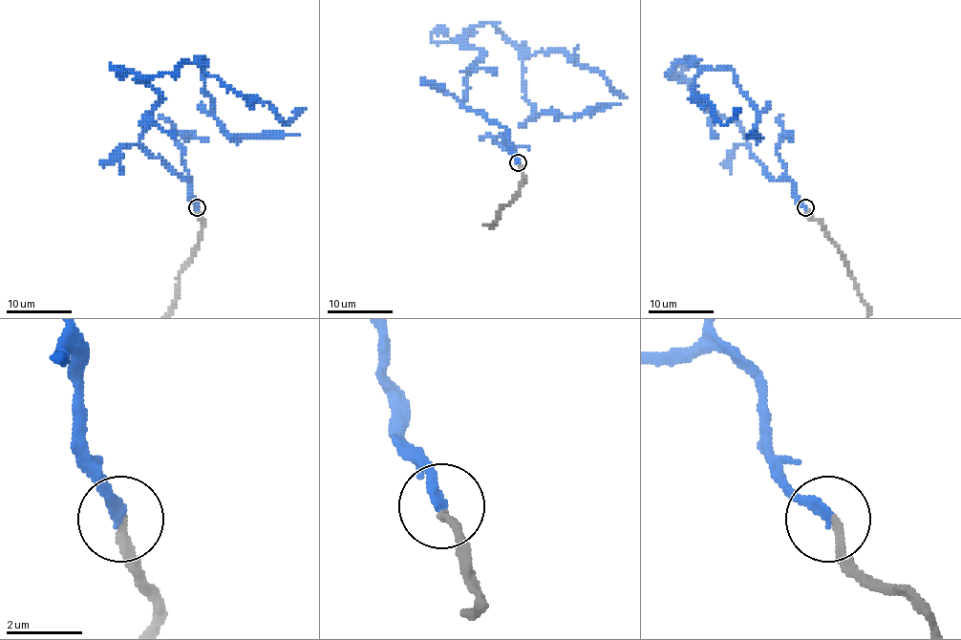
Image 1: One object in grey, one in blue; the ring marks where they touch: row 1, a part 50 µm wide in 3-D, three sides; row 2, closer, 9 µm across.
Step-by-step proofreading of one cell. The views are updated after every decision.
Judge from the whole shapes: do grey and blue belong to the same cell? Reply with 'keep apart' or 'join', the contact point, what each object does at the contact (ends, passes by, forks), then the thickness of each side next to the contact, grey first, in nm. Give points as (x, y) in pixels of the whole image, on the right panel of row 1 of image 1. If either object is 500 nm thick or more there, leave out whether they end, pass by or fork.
join | (805, 207) | grey ends | blue ends | 200/280 nm

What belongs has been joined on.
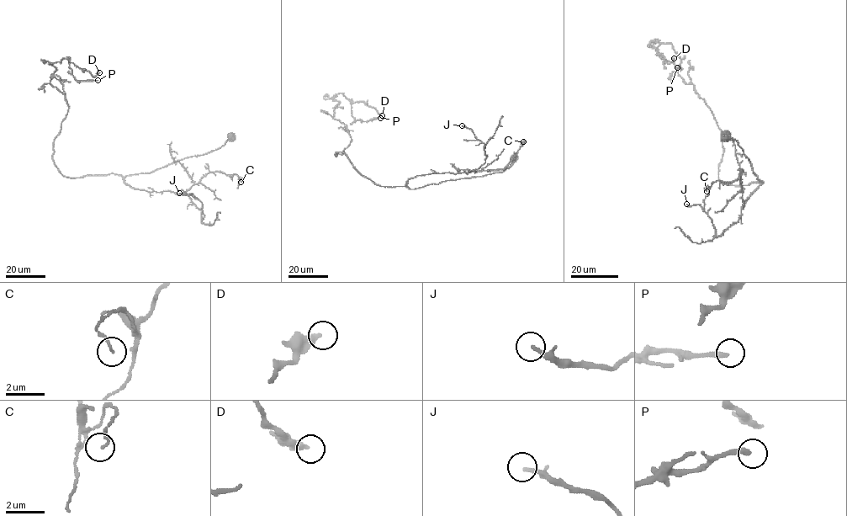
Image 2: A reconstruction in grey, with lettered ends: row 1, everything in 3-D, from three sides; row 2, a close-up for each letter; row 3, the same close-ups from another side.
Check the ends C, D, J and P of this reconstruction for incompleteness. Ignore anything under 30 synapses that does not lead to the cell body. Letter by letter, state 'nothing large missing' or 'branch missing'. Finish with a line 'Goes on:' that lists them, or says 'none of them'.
C: nothing large missing
D: nothing large missing
J: nothing large missing
P: branch missing
Goes on: P

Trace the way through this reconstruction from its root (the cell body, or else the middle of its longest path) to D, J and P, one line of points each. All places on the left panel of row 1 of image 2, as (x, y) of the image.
D: (230, 136), (146, 173), (64, 176), (53, 146), (69, 105), (50, 82), (51, 64), (66, 58), (99, 72)
J: (230, 136), (210, 151), (124, 179), (150, 192), (186, 194), (202, 220), (202, 203), (179, 193)
P: (230, 136), (146, 173), (64, 176), (53, 146), (69, 105), (51, 64), (66, 58), (76, 81), (97, 80)

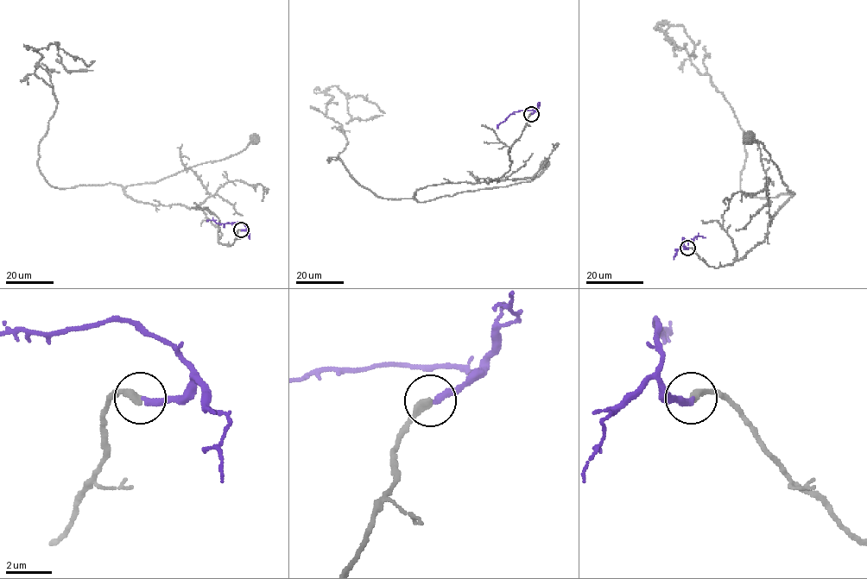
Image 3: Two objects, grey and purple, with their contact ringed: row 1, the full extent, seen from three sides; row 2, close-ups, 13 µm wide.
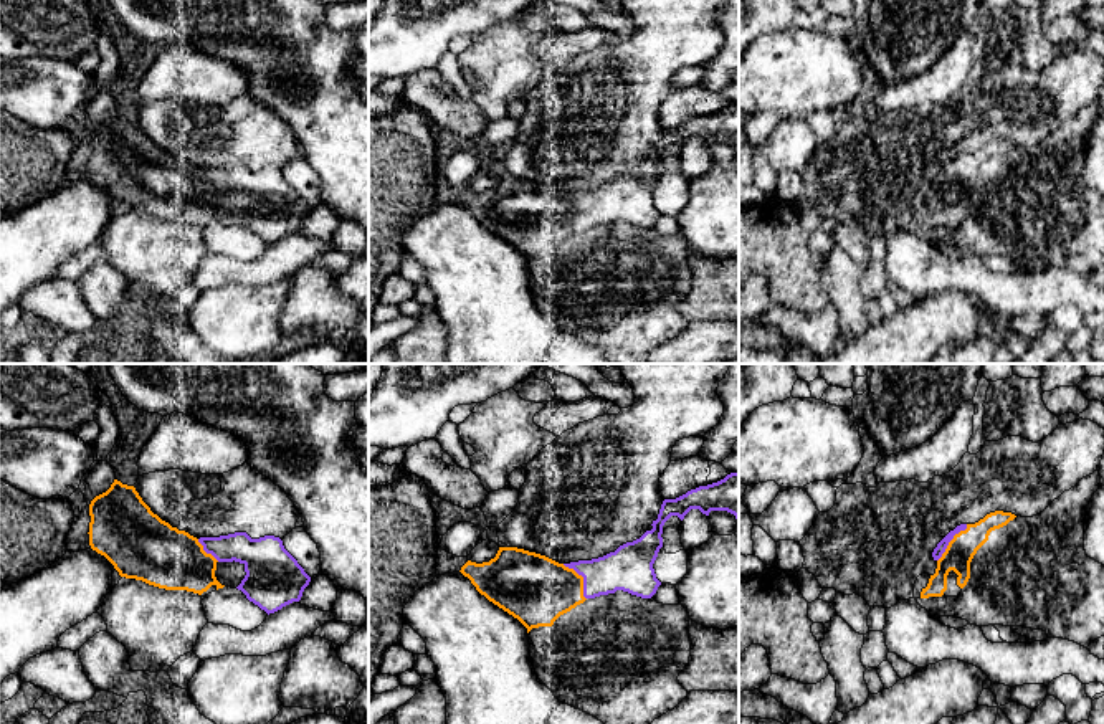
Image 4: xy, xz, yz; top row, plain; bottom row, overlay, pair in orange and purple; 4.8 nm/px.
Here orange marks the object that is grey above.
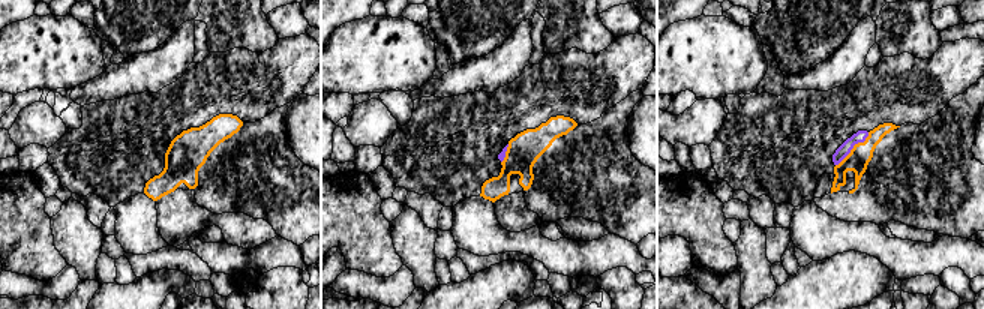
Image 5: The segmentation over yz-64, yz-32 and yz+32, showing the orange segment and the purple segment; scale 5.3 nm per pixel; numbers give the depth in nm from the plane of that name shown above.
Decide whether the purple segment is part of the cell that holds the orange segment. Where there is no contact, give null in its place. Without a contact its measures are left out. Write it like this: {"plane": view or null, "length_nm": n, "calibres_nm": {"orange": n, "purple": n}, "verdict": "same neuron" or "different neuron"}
{"plane": "xz", "length_nm": 200, "calibres_nm": {"orange": 340, "purple": 220}, "verdict": "same neuron"}

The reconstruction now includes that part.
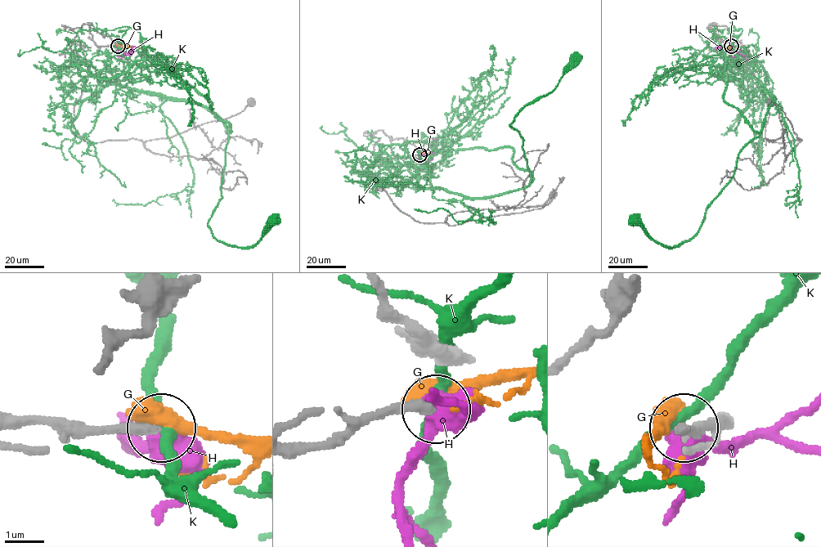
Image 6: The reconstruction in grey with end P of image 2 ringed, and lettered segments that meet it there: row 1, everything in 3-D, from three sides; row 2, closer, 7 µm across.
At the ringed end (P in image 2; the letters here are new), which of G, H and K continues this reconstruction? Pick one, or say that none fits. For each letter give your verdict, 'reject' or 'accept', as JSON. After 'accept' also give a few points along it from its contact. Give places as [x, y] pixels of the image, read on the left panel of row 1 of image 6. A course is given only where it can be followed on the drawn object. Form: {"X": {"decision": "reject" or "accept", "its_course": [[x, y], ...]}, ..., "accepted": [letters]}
{"G": {"decision": "reject"}, "H": {"decision": "reject"}, "K": {"decision": "reject"}, "accepted": []}

